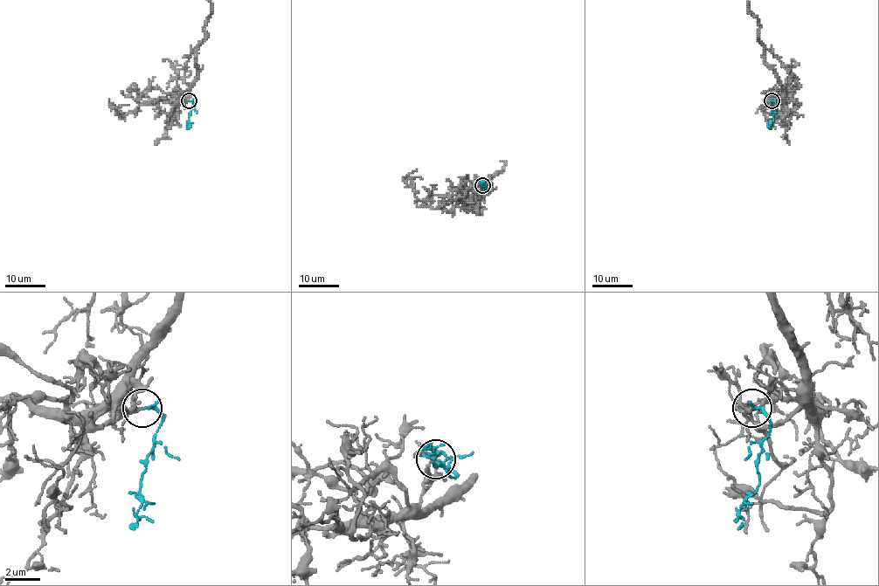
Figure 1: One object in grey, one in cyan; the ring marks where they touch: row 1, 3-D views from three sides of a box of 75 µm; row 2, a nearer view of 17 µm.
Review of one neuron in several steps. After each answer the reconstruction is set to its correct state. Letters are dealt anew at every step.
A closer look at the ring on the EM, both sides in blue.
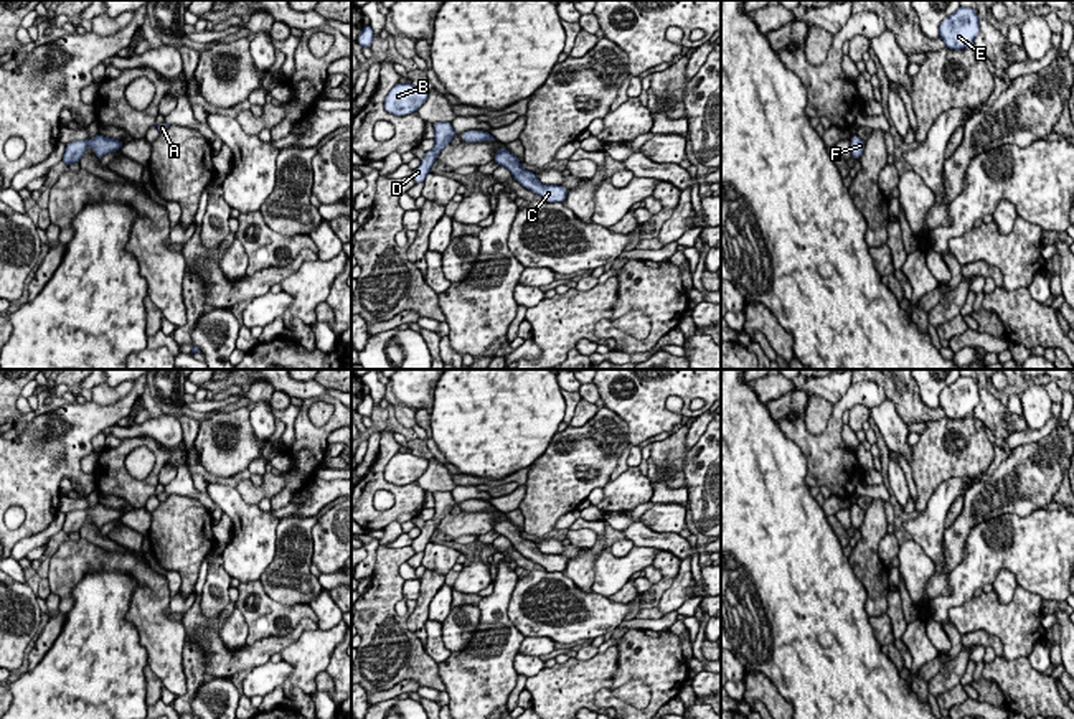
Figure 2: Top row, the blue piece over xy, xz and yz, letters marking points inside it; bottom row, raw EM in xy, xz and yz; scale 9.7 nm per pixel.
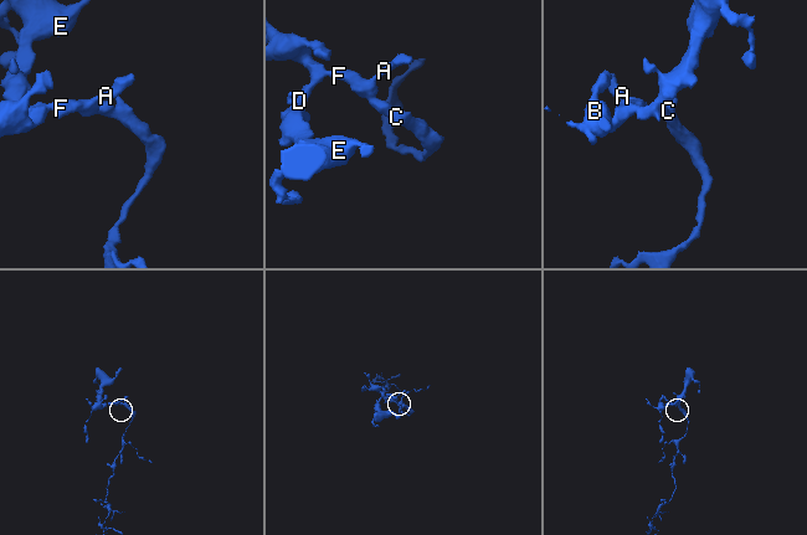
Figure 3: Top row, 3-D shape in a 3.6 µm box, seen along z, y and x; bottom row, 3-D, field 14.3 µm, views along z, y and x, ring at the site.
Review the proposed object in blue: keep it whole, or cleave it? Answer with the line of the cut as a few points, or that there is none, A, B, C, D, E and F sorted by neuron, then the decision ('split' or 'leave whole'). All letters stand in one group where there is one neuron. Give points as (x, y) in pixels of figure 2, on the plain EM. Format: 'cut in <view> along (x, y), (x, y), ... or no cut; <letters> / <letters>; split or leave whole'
no cut; A B C D E F; leave whole

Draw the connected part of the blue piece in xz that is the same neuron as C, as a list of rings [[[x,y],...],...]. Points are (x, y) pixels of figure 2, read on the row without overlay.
[[[498,516],[495,529],[498,536],[508,538],[511,546],[526,559],[544,567],[548,572],[564,572],[568,566],[566,556],[558,554],[543,554],[535,541],[528,541],[521,538],[521,531],[508,519]]]

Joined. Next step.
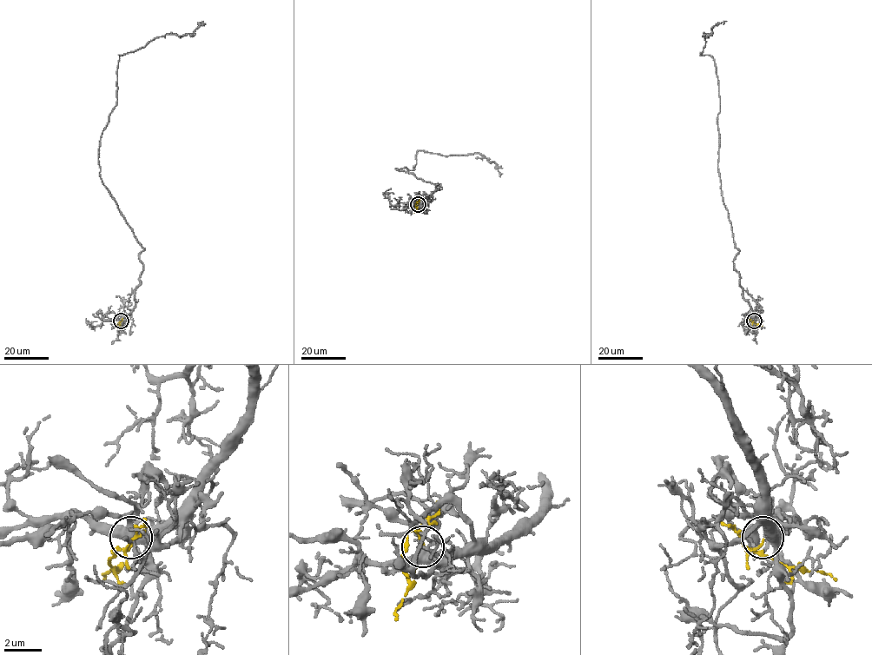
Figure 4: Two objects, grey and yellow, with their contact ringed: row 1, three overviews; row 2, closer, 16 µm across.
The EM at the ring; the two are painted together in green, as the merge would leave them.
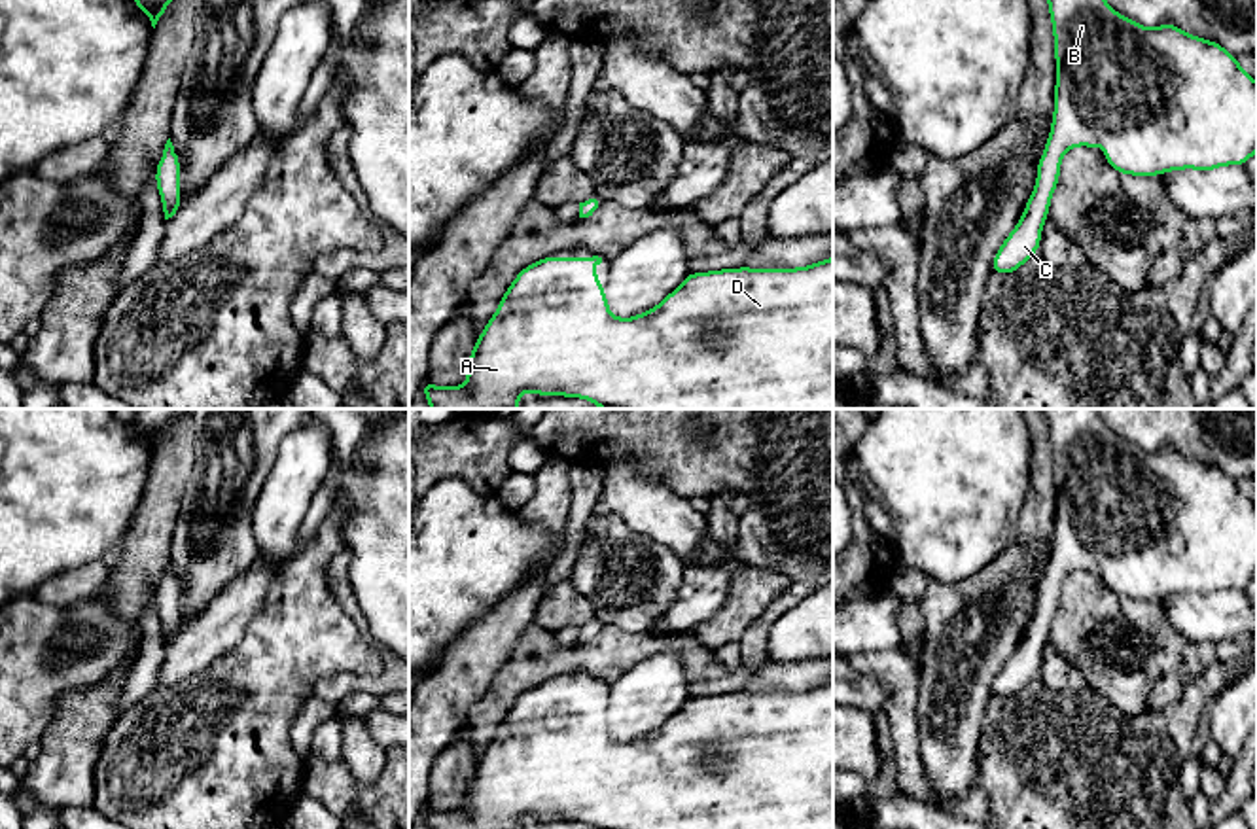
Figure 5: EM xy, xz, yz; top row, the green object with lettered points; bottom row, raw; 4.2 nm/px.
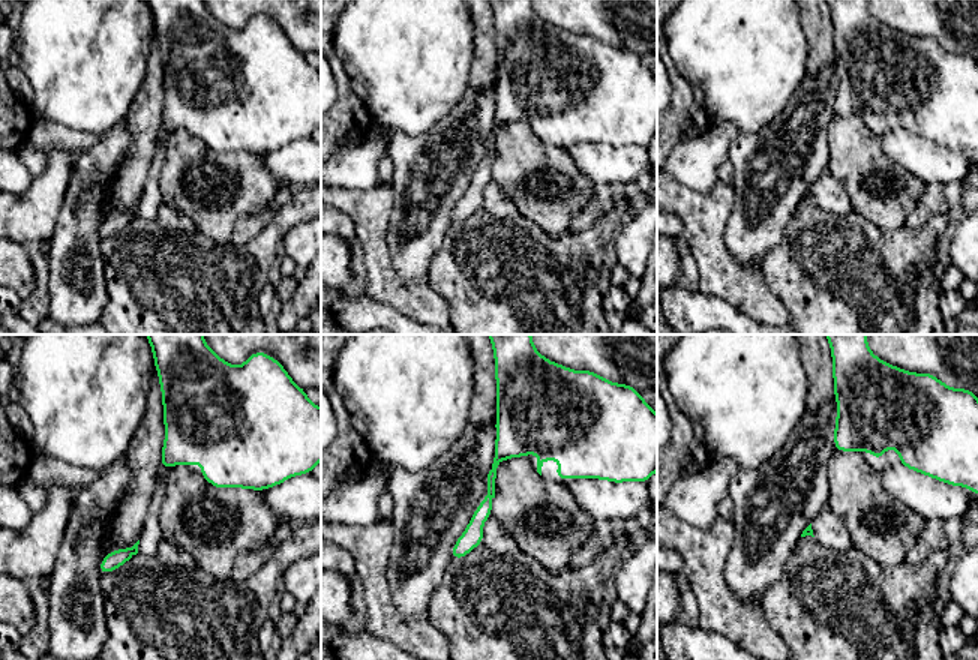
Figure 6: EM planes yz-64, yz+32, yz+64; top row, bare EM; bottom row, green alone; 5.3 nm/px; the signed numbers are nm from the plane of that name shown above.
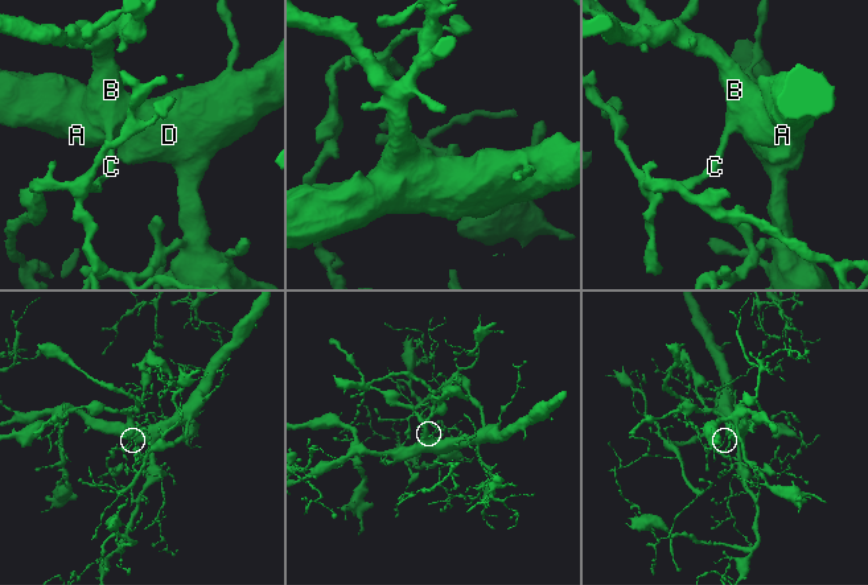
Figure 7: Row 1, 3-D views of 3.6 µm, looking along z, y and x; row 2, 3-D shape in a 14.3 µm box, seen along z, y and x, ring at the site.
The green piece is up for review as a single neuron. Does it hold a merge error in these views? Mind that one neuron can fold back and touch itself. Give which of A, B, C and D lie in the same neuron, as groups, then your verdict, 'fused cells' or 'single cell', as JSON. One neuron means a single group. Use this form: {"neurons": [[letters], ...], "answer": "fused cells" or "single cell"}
{"neurons": [["A", "B", "C", "D"]], "answer": "single cell"}

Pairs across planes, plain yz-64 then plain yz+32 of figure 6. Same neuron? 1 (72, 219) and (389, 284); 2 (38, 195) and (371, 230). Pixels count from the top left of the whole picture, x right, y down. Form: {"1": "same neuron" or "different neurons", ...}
{"1": "different neurons", "2": "different neurons"}

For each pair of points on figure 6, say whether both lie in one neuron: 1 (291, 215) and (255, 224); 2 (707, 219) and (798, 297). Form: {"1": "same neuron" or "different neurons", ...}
{"1": "different neurons", "2": "different neurons"}

